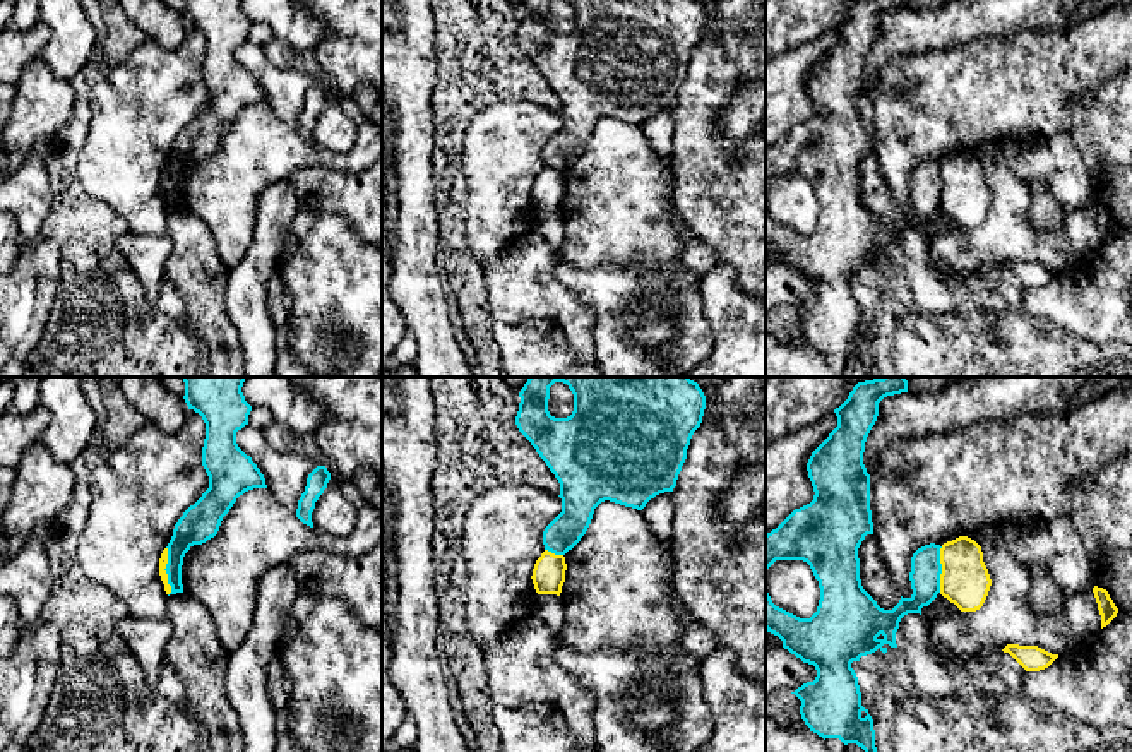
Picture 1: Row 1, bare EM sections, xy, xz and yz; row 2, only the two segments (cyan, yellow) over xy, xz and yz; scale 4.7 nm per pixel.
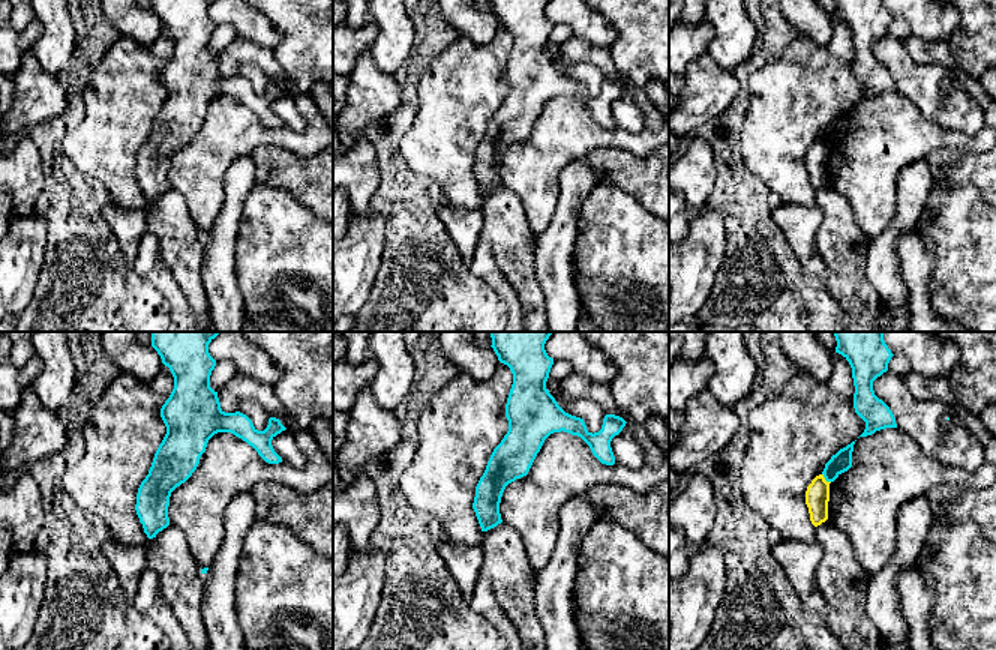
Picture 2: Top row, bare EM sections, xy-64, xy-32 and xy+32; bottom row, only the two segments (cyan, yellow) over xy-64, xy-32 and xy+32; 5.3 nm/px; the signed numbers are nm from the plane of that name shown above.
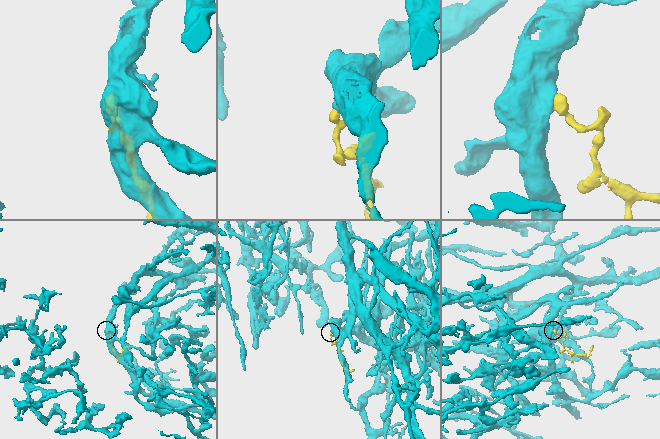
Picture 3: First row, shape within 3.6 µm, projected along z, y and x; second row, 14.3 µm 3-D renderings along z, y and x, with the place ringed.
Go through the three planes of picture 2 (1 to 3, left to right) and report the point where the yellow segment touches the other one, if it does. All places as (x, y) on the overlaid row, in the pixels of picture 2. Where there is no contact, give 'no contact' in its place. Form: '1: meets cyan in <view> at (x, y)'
1: no contact
2: no contact
3: meets cyan in xy+32 at (825, 479)

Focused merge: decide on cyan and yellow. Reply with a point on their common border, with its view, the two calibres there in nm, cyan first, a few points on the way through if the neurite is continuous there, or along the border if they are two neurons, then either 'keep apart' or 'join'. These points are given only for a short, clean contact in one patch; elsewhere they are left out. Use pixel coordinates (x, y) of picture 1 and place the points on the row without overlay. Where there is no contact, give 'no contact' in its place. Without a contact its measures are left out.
contact xy (165, 185); calibres 170 and 50 nm; border xy (166, 163), (165, 189), (170, 202), (168, 211); keep apart

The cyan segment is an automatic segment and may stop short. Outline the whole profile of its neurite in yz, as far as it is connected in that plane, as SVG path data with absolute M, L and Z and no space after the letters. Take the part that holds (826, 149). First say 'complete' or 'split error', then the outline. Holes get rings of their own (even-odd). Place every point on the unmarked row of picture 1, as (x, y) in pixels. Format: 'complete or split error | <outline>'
complete | M856 0L848 15L834 26L837 33L837 43L829 53L812 69L807 87L813 103L813 116L800 125L795 125L776 146L766 151L766 247L778 252L783 257L783 264L800 274L803 279L813 281L817 293L813 298L807 298L798 303L795 310L800 317L800 331L810 348L825 355L839 355L844 361L856 360L865 367L865 377L877 377L875 346L873 336L868 325L861 322L861 308L858 293L851 284L853 278L860 278L861 272L872 271L880 266L887 269L887 260L897 264L896 248L899 238L908 230L920 230L928 223L940 209L940 161L930 159L918 164L911 173L911 206L909 214L899 216L892 226L884 226L877 218L863 206L860 195L860 175L858 164L867 151L873 151L872 127L870 127L870 91L863 81L865 58L877 38L879 19L894 10L908 9L908 0ZM776 176L803 176L810 182L820 204L820 216L817 228L810 235L800 235L779 223L776 223L767 209L767 185Z

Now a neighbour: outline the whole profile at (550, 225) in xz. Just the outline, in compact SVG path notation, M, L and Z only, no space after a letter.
M538 211L533 231L541 235L553 248L560 250L565 236L565 221L557 211Z

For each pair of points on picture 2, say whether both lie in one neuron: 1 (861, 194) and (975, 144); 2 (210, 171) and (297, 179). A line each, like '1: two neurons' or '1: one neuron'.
1: one neuron
2: two neurons

